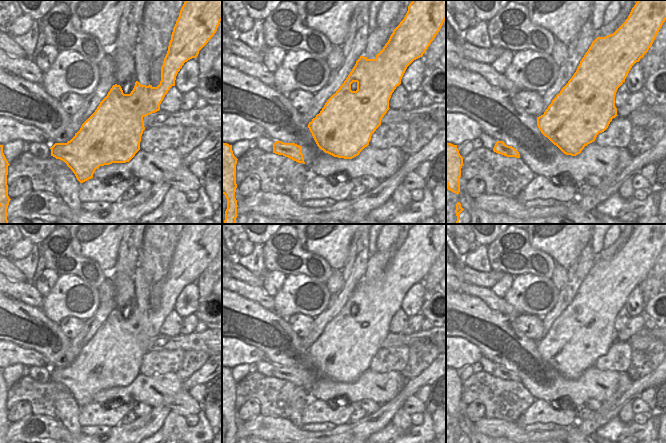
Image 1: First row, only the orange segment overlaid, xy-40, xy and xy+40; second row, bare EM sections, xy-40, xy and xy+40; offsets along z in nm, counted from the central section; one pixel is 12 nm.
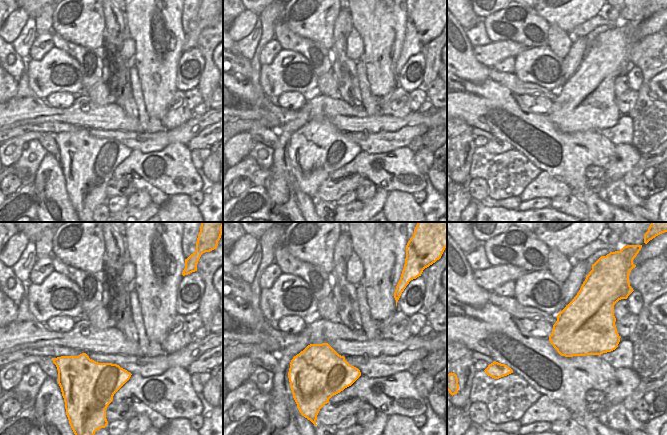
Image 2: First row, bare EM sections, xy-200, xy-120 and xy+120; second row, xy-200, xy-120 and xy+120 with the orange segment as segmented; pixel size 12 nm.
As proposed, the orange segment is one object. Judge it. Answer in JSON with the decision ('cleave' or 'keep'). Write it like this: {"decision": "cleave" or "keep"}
{"decision": "keep"}

